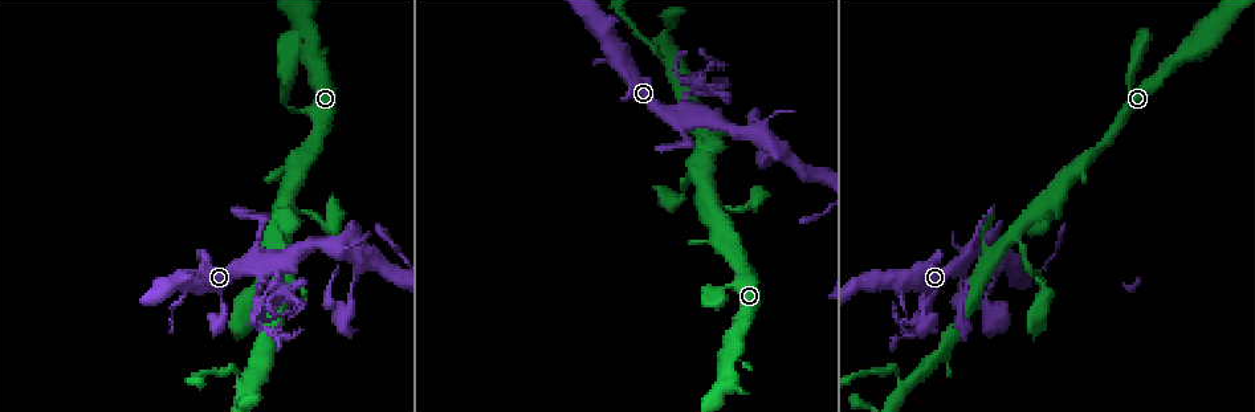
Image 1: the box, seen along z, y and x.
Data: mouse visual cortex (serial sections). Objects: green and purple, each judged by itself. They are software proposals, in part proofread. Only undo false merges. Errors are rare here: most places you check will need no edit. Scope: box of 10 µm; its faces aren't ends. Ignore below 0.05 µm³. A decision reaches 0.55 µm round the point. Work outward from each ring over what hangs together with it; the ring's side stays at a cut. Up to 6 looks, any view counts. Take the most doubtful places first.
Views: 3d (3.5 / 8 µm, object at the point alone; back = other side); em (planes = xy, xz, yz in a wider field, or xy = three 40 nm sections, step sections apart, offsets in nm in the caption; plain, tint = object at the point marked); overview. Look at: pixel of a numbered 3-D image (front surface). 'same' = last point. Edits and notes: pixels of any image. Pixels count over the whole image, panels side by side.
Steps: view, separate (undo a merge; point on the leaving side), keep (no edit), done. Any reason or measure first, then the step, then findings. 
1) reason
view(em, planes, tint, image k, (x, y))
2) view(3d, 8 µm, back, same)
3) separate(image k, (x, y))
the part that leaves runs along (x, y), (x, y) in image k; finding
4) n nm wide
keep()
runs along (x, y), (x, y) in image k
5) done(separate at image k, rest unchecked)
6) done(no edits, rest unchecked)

thin neck
view(3d, 3.5 µm, image 1, (273, 291))

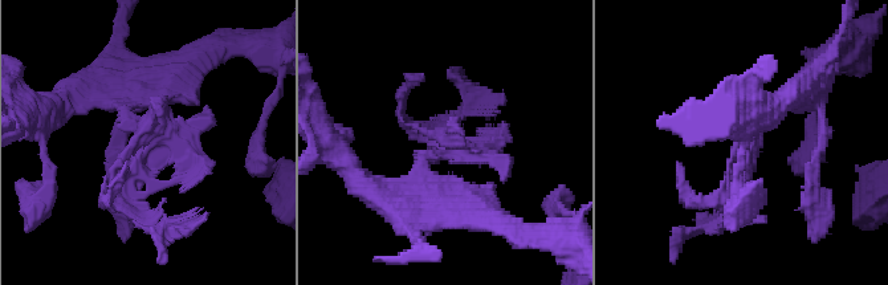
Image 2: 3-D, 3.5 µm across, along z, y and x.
separate(image 2, (129, 179))
the part that leaves runs along (142, 125), (122, 203), (150, 219) in image 2; two cells meet here

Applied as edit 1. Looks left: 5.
redraw
view(overview)

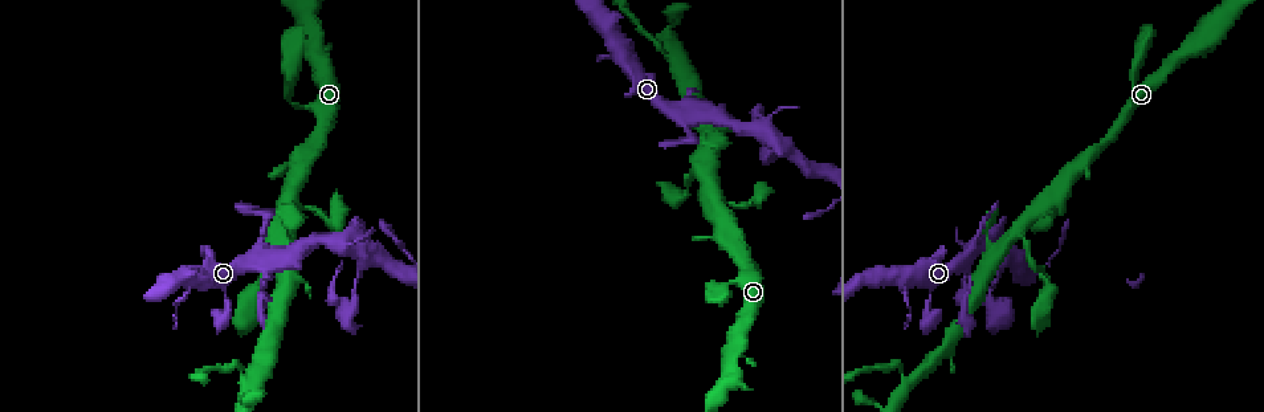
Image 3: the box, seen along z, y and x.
abrupt turn
view(3d, 8 µm, back, image 3, (754, 205))

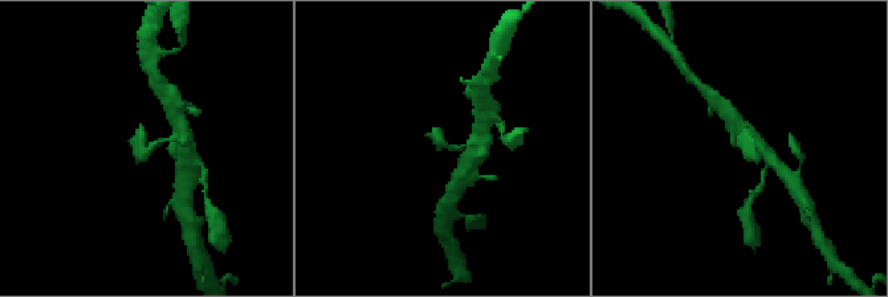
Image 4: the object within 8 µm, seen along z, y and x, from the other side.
view(3d, 3.5 µm, same)

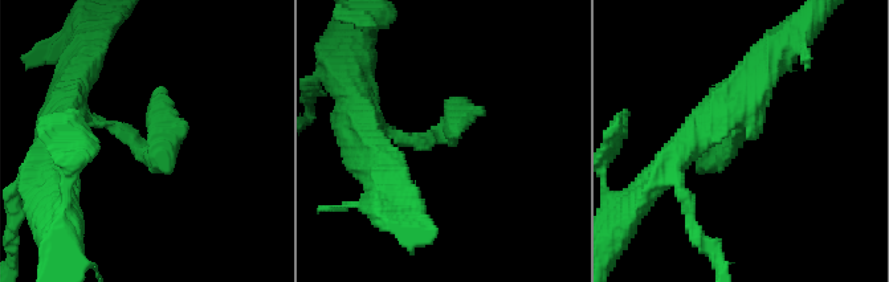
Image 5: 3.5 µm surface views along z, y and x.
now the EM
view(em, xy, step 2, tint, image 5, (141, 149))

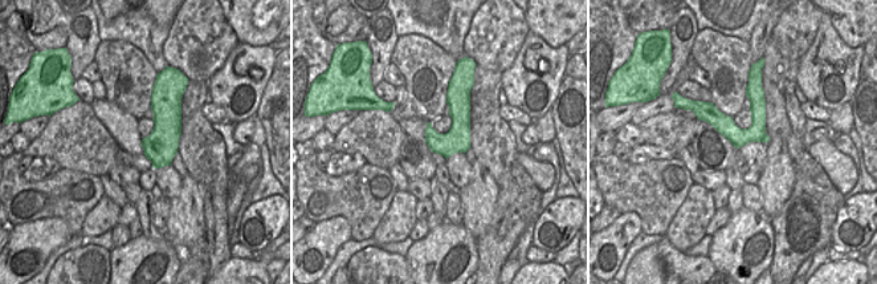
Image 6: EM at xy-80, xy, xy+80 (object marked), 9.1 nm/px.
keep()
runs along (66, 106), (153, 147), (160, 90) in image 5; continuous, no second cell

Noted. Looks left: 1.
done(separate at image 2, rest unchecked)

